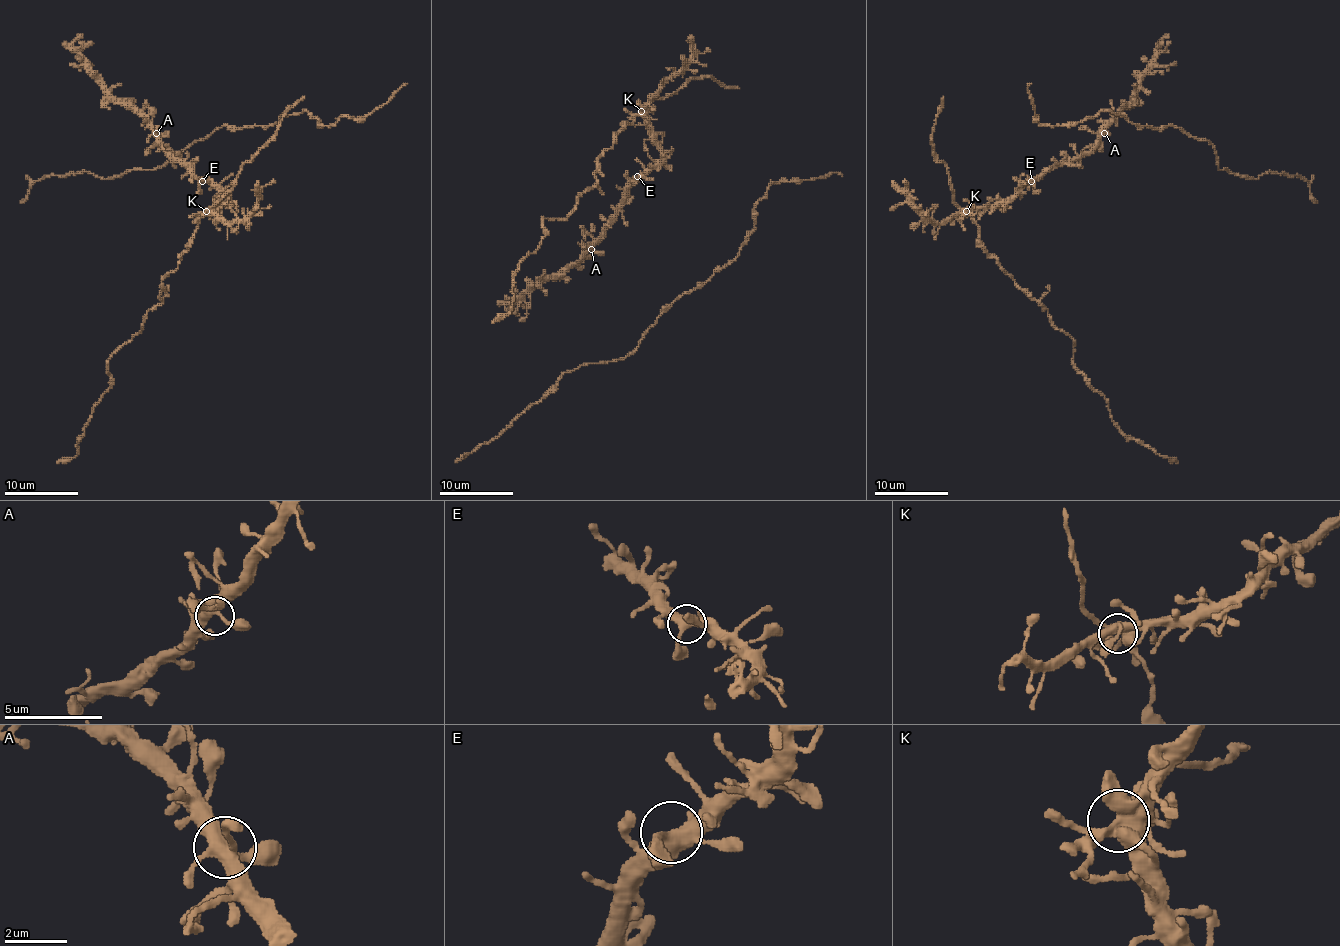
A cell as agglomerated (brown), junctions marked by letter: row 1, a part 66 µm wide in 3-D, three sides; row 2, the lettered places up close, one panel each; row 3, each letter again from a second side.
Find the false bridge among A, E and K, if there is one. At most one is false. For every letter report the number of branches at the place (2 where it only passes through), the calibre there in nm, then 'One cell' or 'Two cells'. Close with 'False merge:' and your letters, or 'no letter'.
A: Branches: 5. Thickness 440 nm. One cell
E: Branches: 5. Thickness 400 nm. One cell
K: Branches: 6. Thickness 440 nm. One cell
False merge: no letter

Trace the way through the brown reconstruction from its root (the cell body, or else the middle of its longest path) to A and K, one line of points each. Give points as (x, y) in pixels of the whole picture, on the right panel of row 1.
A: (1035, 179), (1079, 159), (1097, 144), (1104, 133)
K: (1035, 179), (1007, 199), (1000, 199), (989, 206), (972, 206), (967, 212)

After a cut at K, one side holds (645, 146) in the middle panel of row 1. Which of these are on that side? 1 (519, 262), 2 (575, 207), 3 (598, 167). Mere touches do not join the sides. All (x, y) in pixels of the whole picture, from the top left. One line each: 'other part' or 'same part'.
1: other part
2: other part
3: other part

